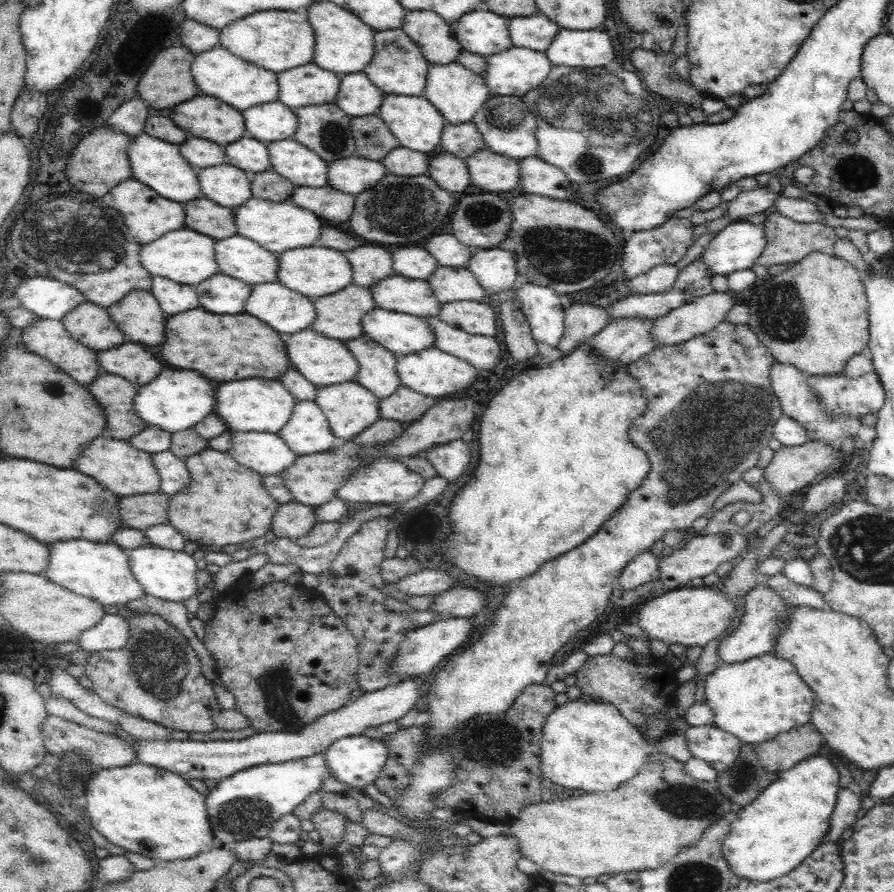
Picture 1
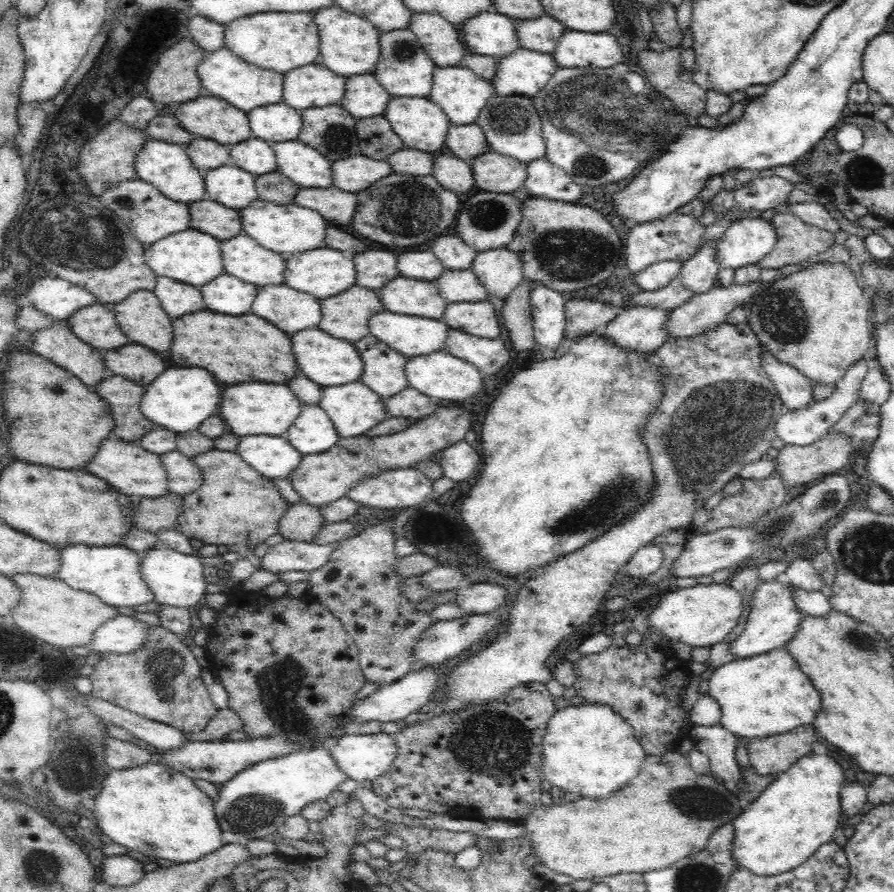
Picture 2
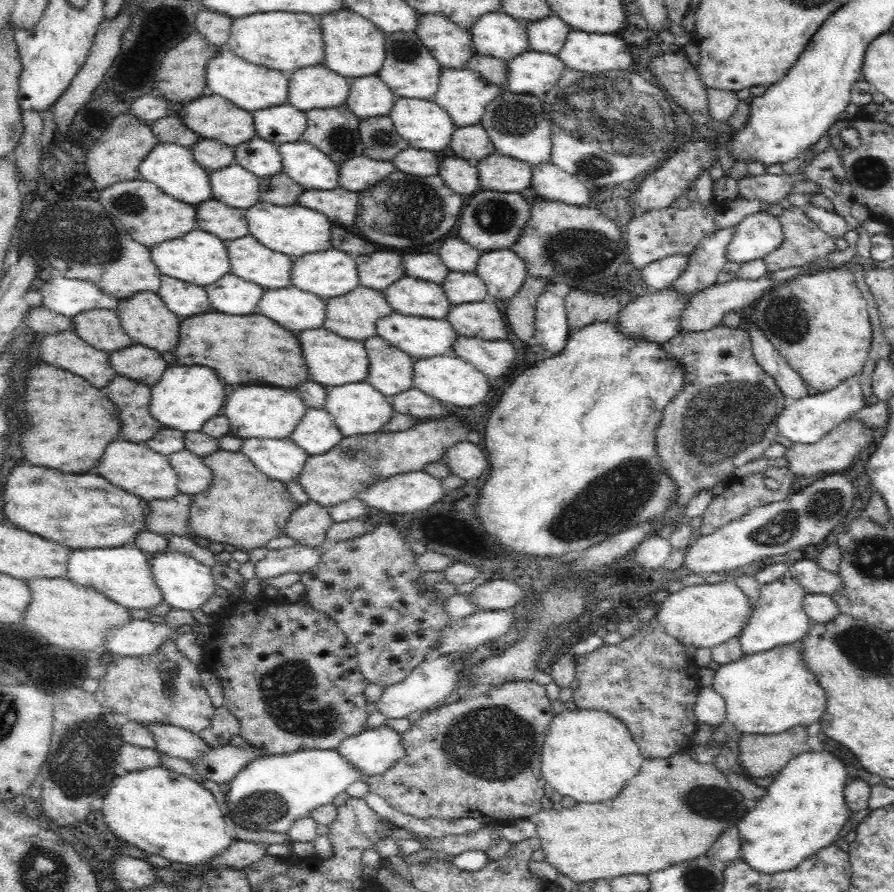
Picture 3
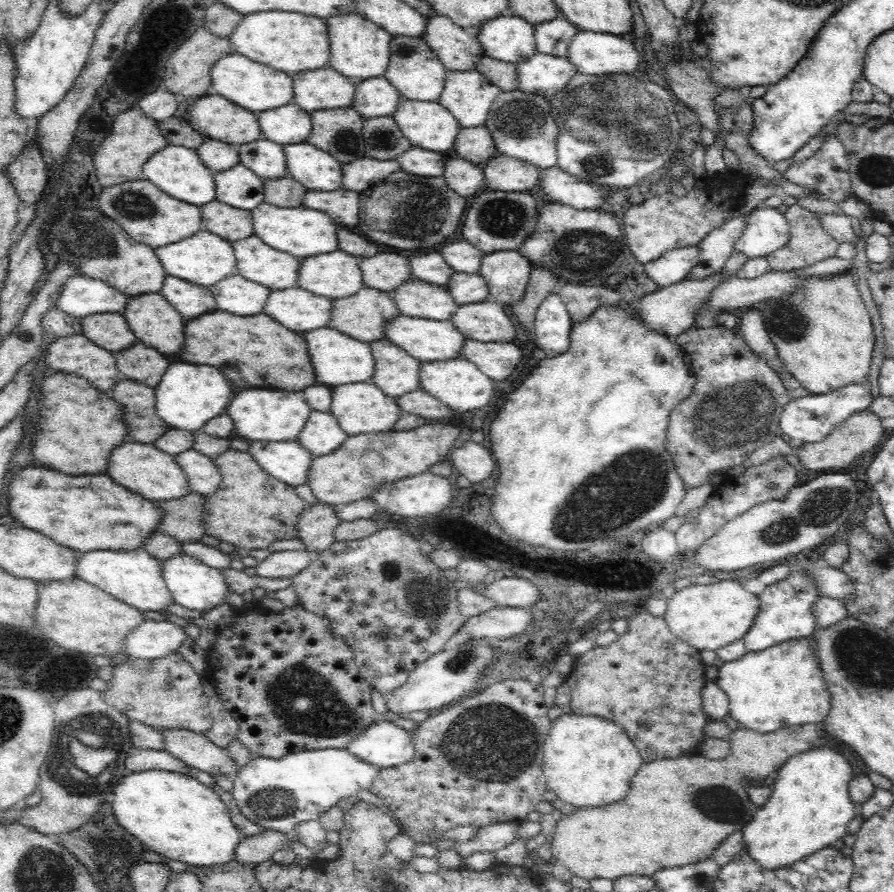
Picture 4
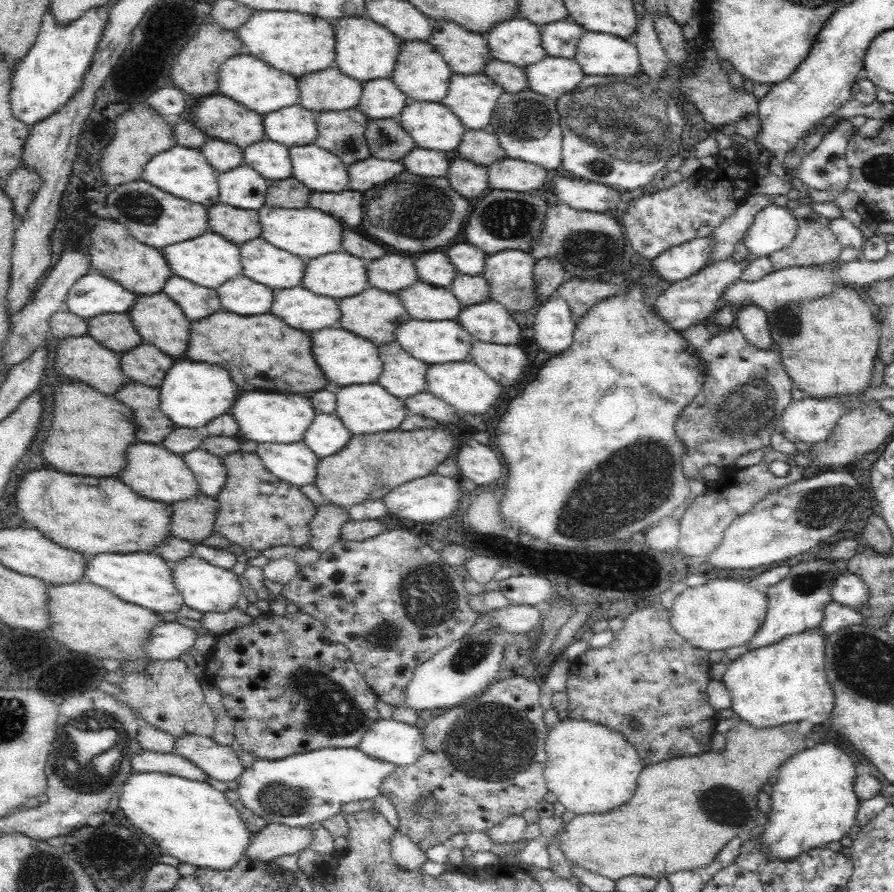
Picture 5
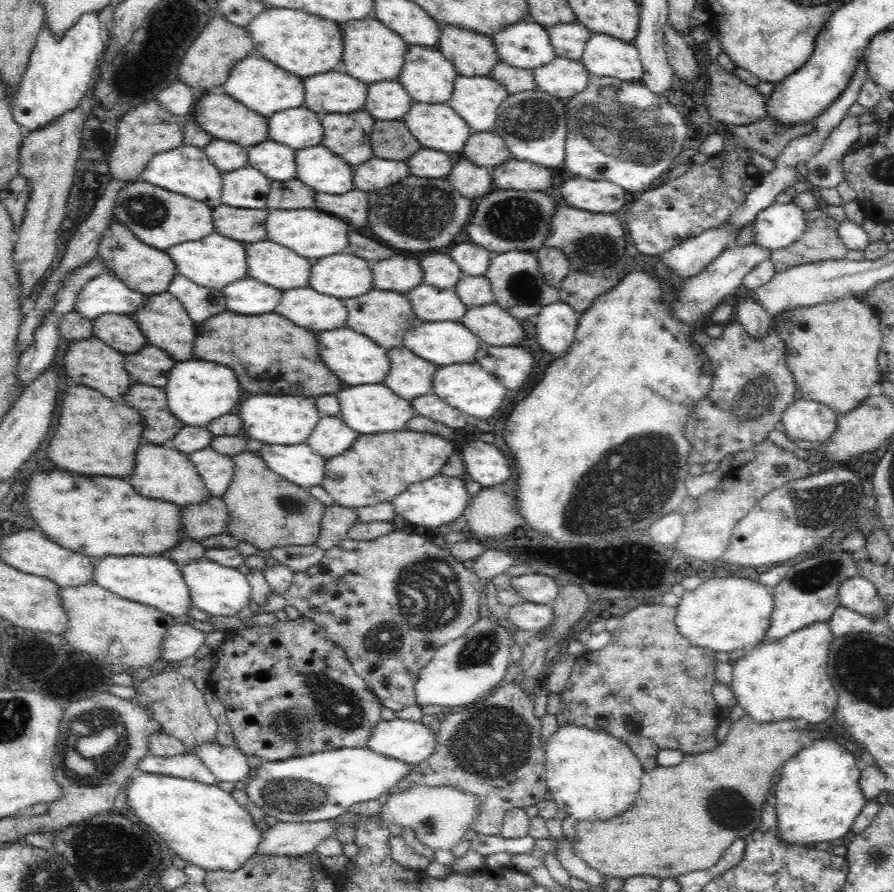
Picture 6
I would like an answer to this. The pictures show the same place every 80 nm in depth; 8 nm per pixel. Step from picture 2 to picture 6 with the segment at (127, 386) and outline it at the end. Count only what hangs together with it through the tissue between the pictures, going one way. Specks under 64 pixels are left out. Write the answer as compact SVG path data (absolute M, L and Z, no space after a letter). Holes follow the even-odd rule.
M134 383L124 400L142 414L146 422L142 436L154 445L169 445L185 427L169 411L168 397L164 389Z

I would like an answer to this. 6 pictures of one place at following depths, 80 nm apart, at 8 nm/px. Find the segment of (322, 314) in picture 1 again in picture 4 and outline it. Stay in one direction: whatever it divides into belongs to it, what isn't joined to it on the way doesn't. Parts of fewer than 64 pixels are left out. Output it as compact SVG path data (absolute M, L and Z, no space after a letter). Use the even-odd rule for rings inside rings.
M363 286L354 296L334 300L329 327L356 338L356 340L370 343L387 339L387 336L384 335L385 326L398 315L402 314L396 303L393 302L391 292Z

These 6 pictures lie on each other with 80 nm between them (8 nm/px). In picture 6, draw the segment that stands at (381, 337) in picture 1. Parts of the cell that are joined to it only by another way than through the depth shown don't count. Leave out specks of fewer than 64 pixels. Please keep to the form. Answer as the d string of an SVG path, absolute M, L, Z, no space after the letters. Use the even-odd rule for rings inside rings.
M456 321L422 322L408 329L403 336L403 345L406 348L438 368L452 364L476 364L476 354L483 344L482 340L479 340L468 327L464 326L464 323Z

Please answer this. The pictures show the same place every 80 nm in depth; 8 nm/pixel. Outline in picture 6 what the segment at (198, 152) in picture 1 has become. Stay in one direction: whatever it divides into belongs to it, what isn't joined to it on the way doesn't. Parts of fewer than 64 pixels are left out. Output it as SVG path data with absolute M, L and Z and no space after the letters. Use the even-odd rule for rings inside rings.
M214 139L203 149L222 173L234 172L236 169L249 166L248 147L227 140Z

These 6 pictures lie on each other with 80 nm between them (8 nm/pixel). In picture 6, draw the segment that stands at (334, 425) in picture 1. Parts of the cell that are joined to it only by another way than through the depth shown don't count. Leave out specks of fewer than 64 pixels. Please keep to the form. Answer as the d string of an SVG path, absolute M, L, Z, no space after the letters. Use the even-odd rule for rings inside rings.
M362 384L345 387L337 395L341 408L341 417L345 424L358 435L374 435L382 432L400 432L406 430L406 424L418 416L412 403L392 393L382 384Z

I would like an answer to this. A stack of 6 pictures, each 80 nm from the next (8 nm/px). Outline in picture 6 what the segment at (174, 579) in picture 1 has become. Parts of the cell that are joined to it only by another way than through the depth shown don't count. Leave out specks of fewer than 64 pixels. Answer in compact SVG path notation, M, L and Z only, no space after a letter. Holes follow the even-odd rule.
M207 557L190 561L181 567L181 576L189 588L189 598L193 606L208 612L210 616L238 616L252 600L252 587L244 573L237 568L218 564Z

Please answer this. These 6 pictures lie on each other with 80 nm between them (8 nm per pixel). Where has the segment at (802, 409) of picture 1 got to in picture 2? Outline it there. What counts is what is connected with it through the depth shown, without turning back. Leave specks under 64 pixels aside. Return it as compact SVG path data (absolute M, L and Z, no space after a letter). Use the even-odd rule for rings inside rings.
M761 342L760 350L763 371L778 391L784 410L796 410L810 405L813 402L811 381L792 366L778 361Z

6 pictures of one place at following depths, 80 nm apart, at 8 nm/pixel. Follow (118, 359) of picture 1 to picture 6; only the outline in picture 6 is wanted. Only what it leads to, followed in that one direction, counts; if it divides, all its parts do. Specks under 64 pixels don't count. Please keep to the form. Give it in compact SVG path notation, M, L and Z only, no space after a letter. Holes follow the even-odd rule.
M147 345L140 352L125 358L126 370L130 378L136 380L135 384L140 382L152 387L158 386L160 389L168 384L168 372L172 370L175 361L157 346Z

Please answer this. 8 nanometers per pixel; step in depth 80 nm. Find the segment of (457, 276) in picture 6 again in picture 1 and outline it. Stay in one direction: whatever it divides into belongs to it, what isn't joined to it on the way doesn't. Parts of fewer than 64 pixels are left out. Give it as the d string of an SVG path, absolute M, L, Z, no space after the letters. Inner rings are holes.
M422 246L402 247L392 255L393 271L396 275L409 279L427 280L427 278L440 267L438 261Z

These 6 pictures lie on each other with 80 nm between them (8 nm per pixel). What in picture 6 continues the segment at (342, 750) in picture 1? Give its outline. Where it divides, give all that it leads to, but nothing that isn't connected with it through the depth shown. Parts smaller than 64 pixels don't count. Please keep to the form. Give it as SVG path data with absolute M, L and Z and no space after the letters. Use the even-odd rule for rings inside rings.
M394 719L384 721L373 728L368 748L389 758L414 764L427 759L435 750L435 734L430 725L421 720Z

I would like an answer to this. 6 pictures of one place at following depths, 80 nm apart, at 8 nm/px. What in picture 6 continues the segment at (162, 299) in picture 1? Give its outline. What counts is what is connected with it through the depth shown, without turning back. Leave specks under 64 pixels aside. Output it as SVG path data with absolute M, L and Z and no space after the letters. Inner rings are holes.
M181 274L173 276L167 291L180 300L194 322L204 322L208 316L227 310L222 289L200 286Z

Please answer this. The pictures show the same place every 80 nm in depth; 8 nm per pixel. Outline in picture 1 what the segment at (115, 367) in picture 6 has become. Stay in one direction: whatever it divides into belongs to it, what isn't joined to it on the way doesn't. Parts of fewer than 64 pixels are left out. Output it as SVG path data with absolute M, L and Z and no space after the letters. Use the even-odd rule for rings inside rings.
M44 318L33 321L31 325L23 329L22 338L23 347L26 350L59 367L61 371L72 376L73 380L84 387L88 388L103 373L97 365L99 352L73 339L72 335L66 330L63 321Z

